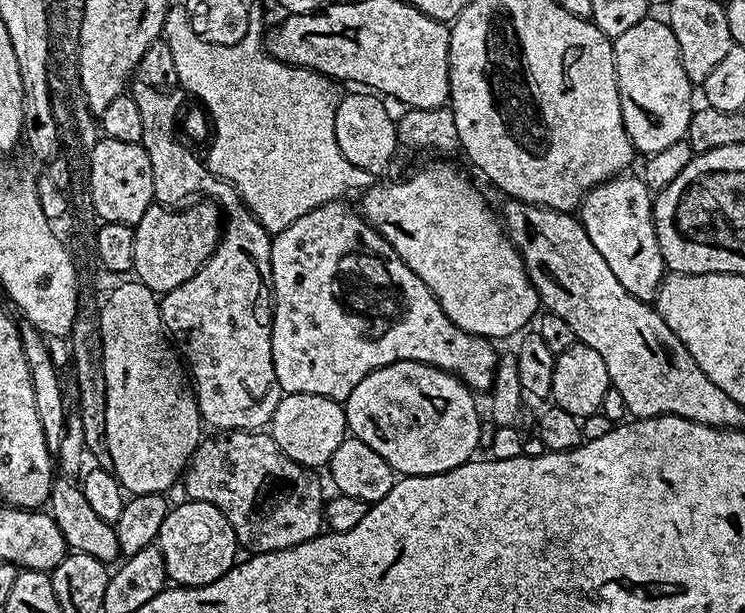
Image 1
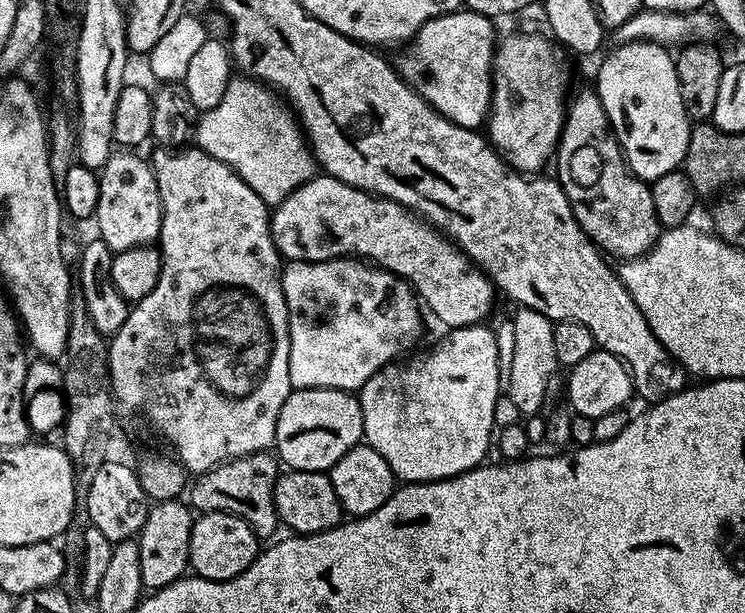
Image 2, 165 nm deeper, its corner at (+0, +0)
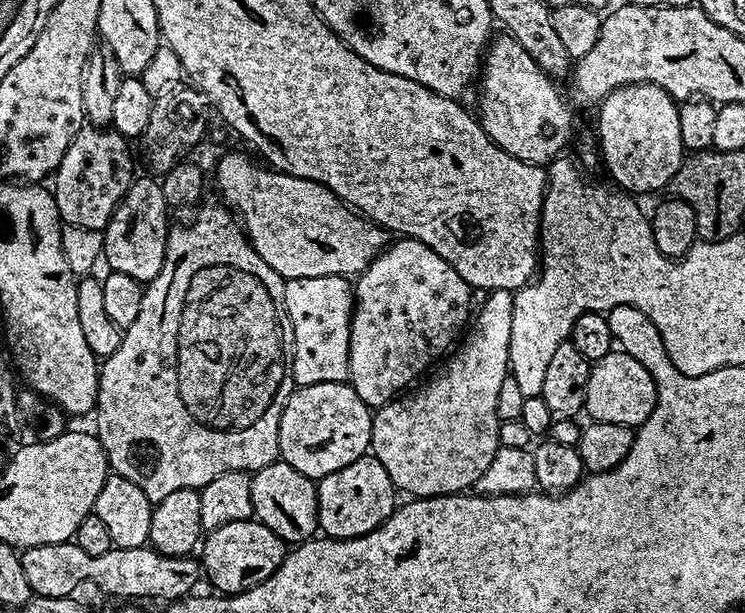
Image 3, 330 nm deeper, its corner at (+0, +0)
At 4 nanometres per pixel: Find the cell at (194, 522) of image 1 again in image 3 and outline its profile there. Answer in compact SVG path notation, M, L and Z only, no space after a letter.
M255 518L251 520L235 520L226 522L226 526L218 526L213 532L207 533L202 540L202 572L220 594L244 592L256 584L266 582L282 566L284 557L288 555L289 545L284 543L270 526L262 526Z

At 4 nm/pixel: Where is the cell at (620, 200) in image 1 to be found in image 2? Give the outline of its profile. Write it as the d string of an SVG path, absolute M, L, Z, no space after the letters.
M591 87L567 101L555 164L555 179L564 187L578 226L601 253L617 256L617 261L623 262L651 250L662 231L658 214L654 214L651 187L628 169L610 118Z

